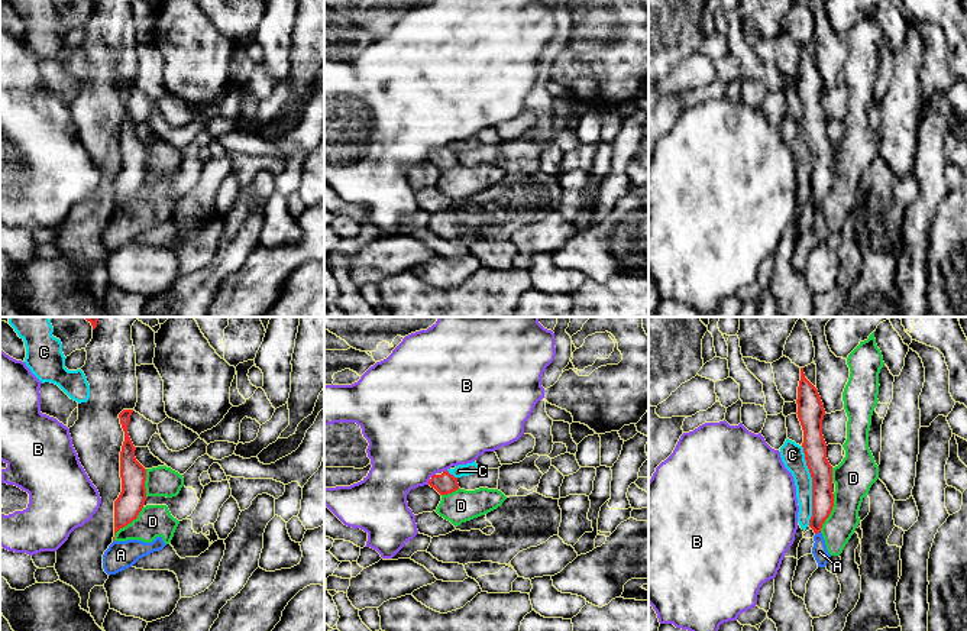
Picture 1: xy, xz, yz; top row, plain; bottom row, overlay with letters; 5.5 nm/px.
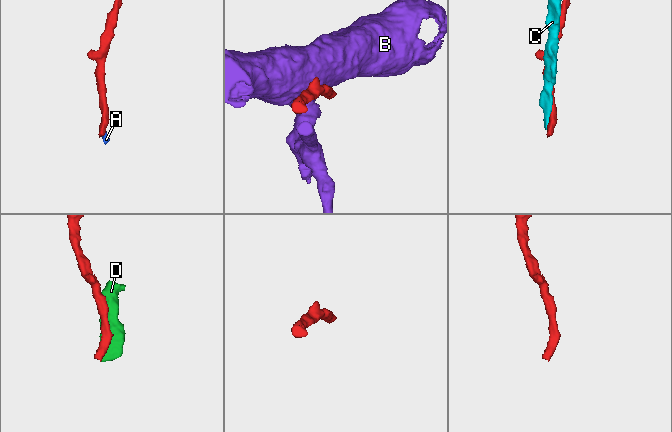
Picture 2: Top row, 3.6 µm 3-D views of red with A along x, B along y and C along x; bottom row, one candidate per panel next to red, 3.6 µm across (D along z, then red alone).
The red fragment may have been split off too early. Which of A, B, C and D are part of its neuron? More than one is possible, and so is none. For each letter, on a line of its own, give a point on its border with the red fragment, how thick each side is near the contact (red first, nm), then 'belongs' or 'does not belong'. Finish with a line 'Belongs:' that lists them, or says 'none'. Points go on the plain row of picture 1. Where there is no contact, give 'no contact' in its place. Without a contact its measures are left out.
A: meets red in yz at (817, 209); 130 nm thick on the red side, 90 nm on the other; does not belong
B: meets red in xz at (429, 158); 120 nm thick on the red side, 440 nm on the other; does not belong
C: meets red in yz at (812, 161); 130 nm thick on the red side, 130 nm on the other; does not belong
D: meets red in xy at (128, 198); 150 nm thick on the red side, 180 nm on the other; does not belong
Belongs: none

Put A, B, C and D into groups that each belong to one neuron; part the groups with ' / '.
A D / B / C

